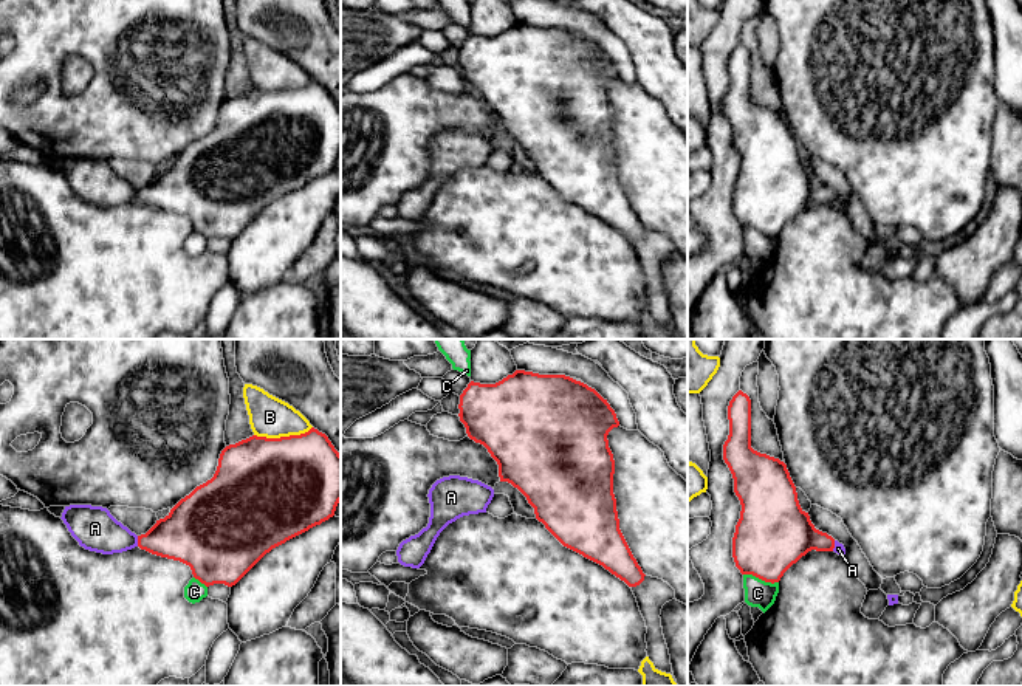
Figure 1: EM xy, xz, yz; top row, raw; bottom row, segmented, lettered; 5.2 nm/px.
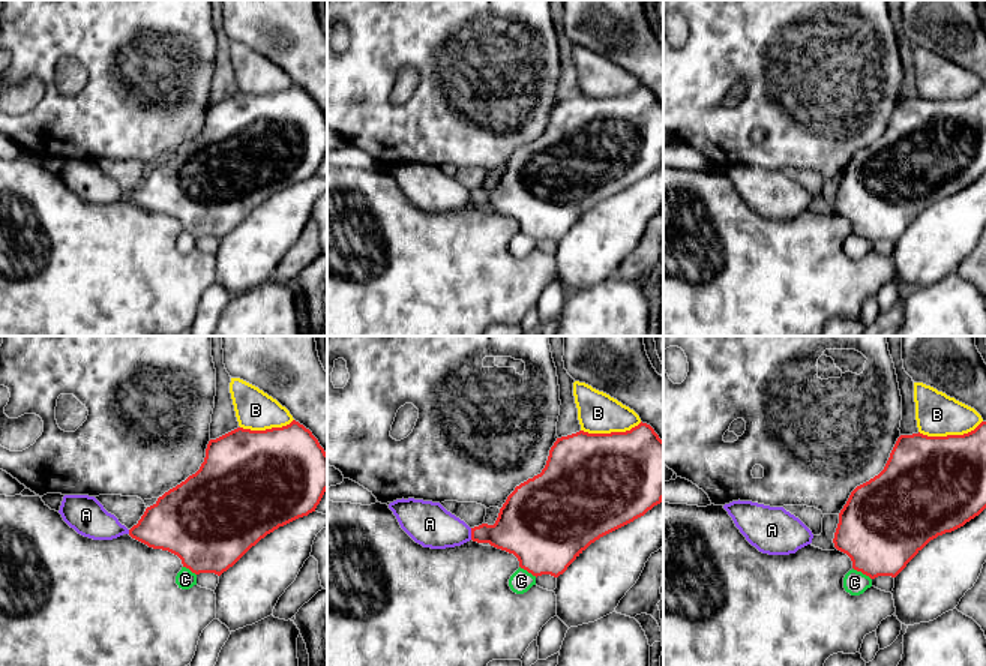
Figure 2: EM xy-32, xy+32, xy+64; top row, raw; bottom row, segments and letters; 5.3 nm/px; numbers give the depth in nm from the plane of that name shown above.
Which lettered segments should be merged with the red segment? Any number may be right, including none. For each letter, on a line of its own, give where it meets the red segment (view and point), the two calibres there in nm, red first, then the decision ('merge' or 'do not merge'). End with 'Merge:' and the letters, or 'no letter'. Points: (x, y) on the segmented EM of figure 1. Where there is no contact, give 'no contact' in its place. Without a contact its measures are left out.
A: contact xy (138, 541); calibres 280 and 220 nm; do not merge
B: contact xy (282, 437); calibres 500 and 220 nm; do not merge
C: contact yz (761, 578); calibres 380 and 140 nm; do not merge
Merge: no letter

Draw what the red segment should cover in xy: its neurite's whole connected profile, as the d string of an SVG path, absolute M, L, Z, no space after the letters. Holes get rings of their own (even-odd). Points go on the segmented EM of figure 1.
M311 427L300 435L252 435L226 446L211 480L138 536L138 547L180 561L206 587L235 585L266 553L334 516L341 502L341 454Z

